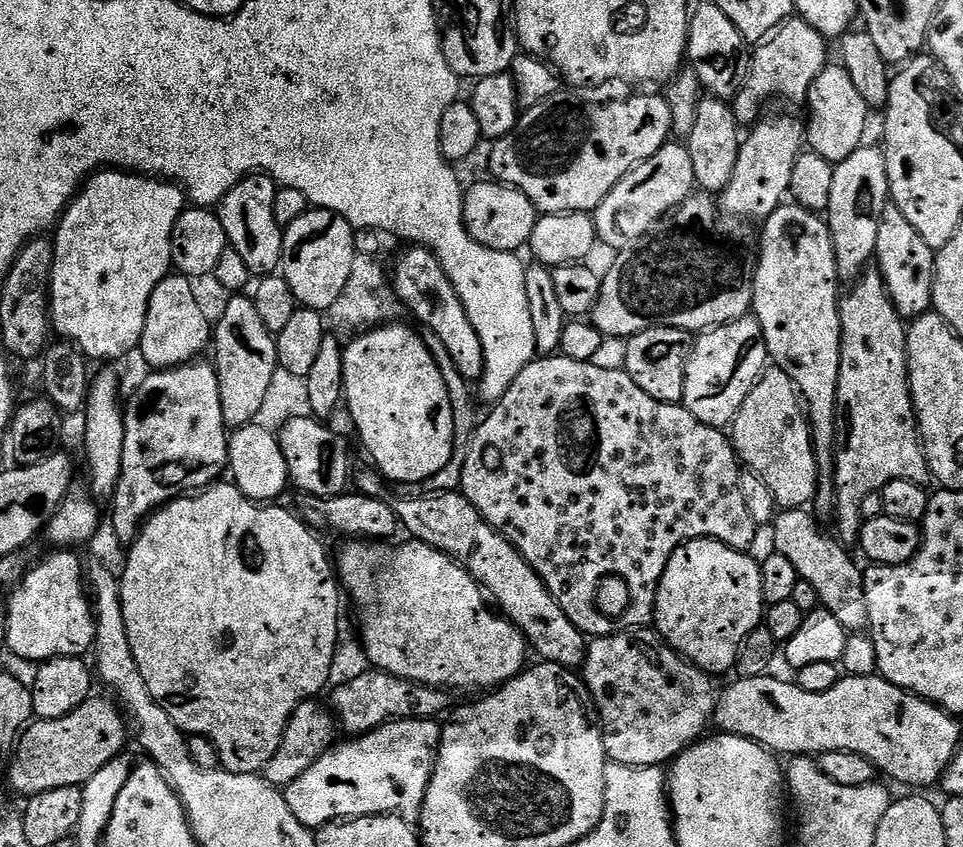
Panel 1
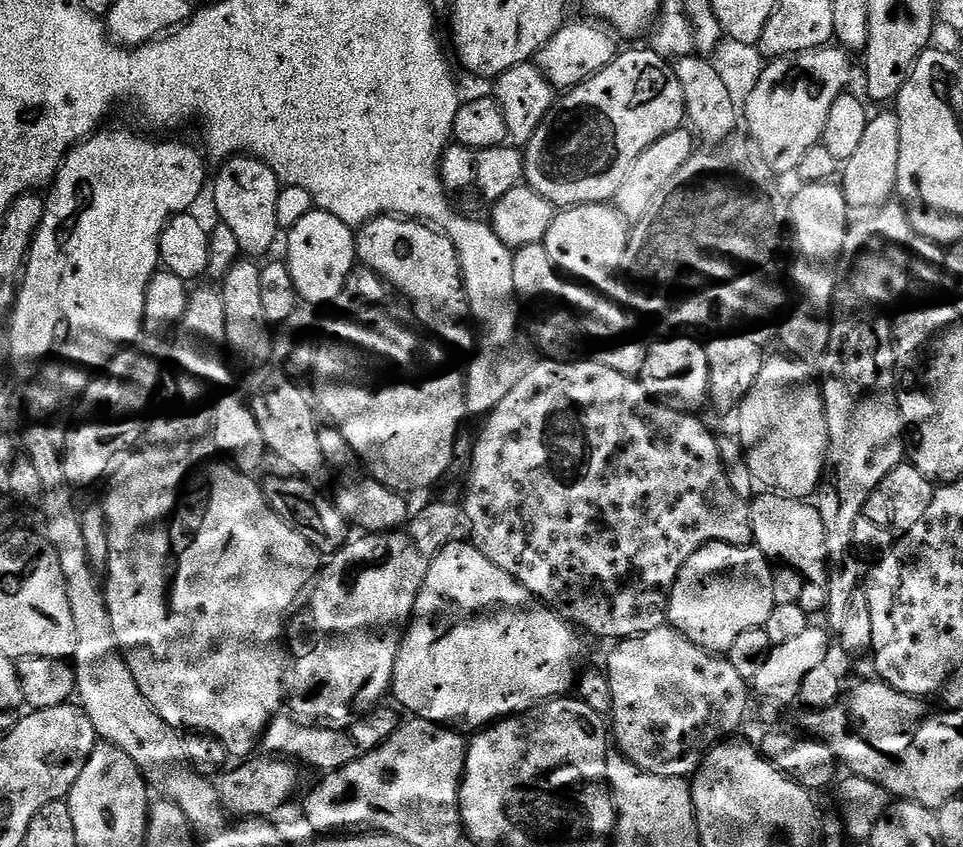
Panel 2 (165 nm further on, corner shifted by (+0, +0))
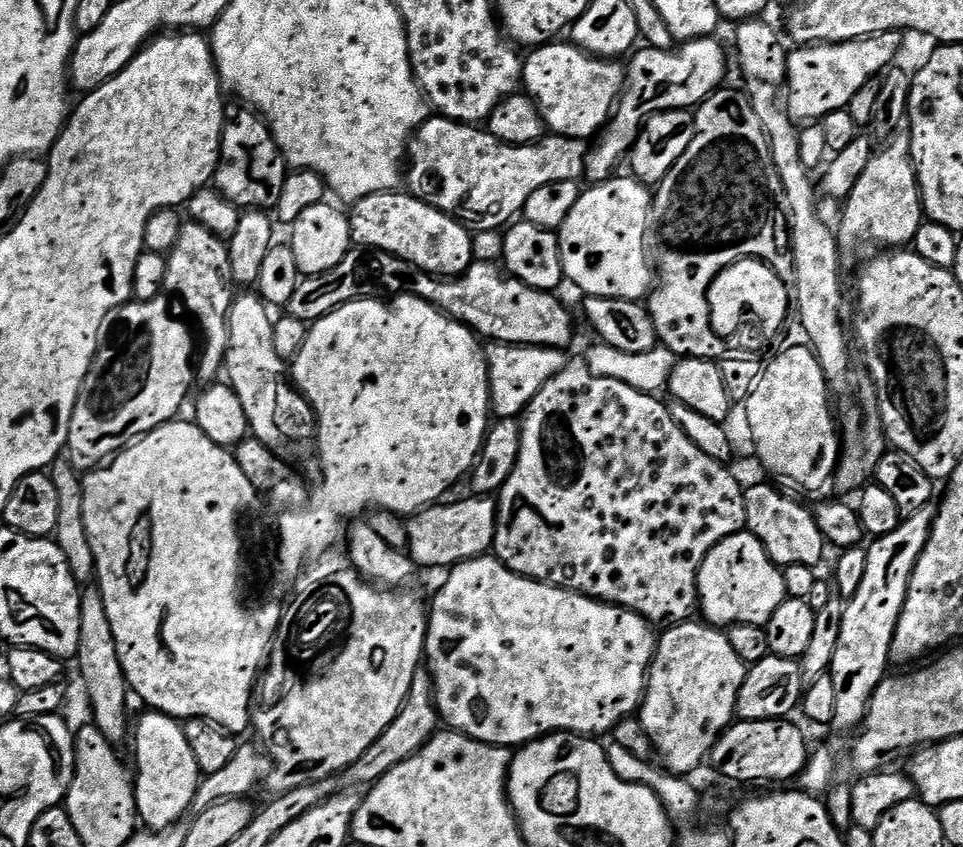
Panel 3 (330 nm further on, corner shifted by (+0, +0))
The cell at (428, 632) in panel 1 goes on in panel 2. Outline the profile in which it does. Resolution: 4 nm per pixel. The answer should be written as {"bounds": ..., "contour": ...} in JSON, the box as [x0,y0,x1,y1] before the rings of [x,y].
{"bounds":[391,538,584,730],"contour":[[[457,538],[440,551],[438,558],[434,558],[434,562],[430,562],[430,574],[426,574],[426,582],[422,582],[422,590],[418,594],[416,614],[412,618],[412,623],[408,625],[408,631],[404,633],[404,641],[400,644],[398,662],[394,666],[391,695],[396,696],[397,702],[395,701],[395,703],[405,713],[408,711],[409,717],[443,724],[453,730],[465,730],[464,728],[483,730],[498,720],[505,720],[507,716],[526,712],[549,700],[567,697],[571,693],[568,692],[571,688],[573,691],[578,680],[576,663],[579,662],[580,655],[584,652],[584,644],[575,634],[577,635],[573,625],[561,618],[533,592],[526,590],[526,586],[522,586],[522,582],[518,582],[510,574],[506,574],[506,570],[502,570],[502,566],[494,566],[494,562],[490,562],[490,558],[486,558],[486,554],[482,554],[482,550],[478,550],[467,539]]]}

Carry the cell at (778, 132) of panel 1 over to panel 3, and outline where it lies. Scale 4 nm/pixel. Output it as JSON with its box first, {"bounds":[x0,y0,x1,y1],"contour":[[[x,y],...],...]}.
{"bounds":[786,32,904,122],"contour":[[[883,32],[877,36],[863,36],[861,40],[841,44],[809,44],[789,51],[786,85],[788,115],[797,122],[820,122],[832,112],[845,111],[862,86],[873,83],[874,78],[897,63],[896,55],[904,44],[904,38],[899,32]]]}

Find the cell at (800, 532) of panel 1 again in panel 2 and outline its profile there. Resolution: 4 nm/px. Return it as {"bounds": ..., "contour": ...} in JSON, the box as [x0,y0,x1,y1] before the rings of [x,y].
{"bounds":[750,490,830,584],"contour":[[[771,490],[761,491],[750,504],[752,510],[752,539],[755,547],[759,548],[768,557],[769,561],[779,562],[781,565],[798,569],[804,576],[805,581],[810,583],[827,584],[830,575],[830,561],[828,558],[828,543],[826,542],[826,526],[822,526],[822,514],[819,507],[815,503],[808,503],[812,502],[804,498],[785,496]]]}

